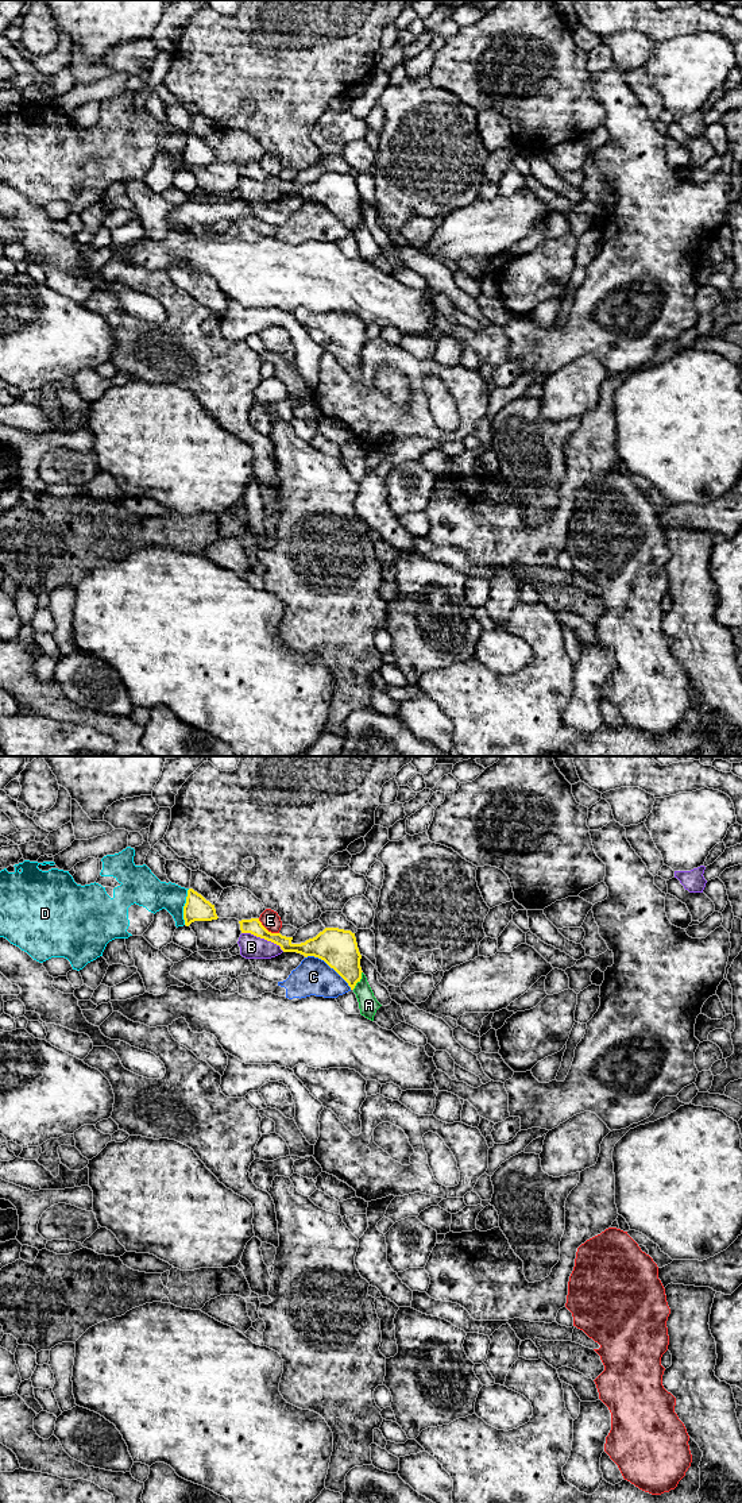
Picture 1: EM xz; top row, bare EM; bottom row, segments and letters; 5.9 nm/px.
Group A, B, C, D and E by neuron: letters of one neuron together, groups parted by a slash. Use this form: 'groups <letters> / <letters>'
groups A / B / C / D / E

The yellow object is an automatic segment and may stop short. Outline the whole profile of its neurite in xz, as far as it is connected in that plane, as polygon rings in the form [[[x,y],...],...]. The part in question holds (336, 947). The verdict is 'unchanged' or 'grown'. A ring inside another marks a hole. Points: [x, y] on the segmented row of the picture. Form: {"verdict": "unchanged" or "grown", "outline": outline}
{"verdict": "unchanged", "outline": [[[259,918],[239,921],[241,933],[251,933],[281,947],[283,952],[297,952],[324,960],[351,987],[362,979],[360,959],[355,933],[339,928],[325,928],[316,937],[301,944],[293,944],[293,937],[268,932]]]}

